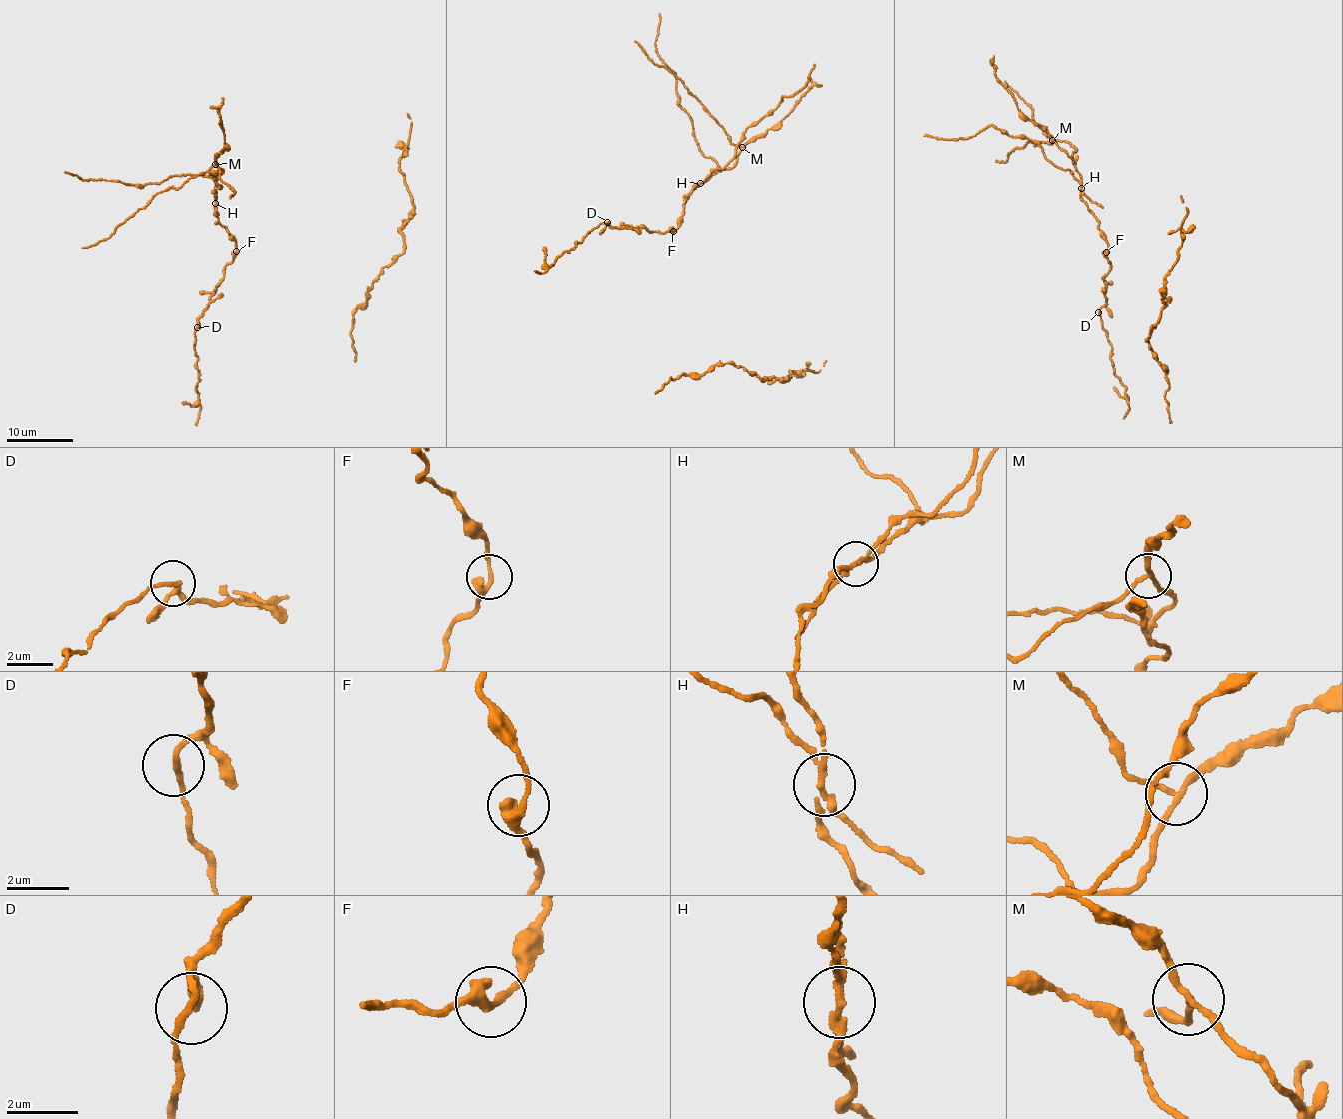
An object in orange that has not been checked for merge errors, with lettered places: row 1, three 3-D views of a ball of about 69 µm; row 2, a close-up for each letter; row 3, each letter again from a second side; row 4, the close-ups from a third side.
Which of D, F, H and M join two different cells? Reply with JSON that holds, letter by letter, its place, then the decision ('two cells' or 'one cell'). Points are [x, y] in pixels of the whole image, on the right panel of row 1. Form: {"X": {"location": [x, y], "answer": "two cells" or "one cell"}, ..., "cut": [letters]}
{"D": {"location": [1098, 312], "answer": "one cell"}, "F": {"location": [1106, 252], "answer": "one cell"}, "H": {"location": [1081, 188], "answer": "two cells"}, "M": {"location": [1052, 140], "answer": "two cells"}, "cut": ["H", "M"]}

